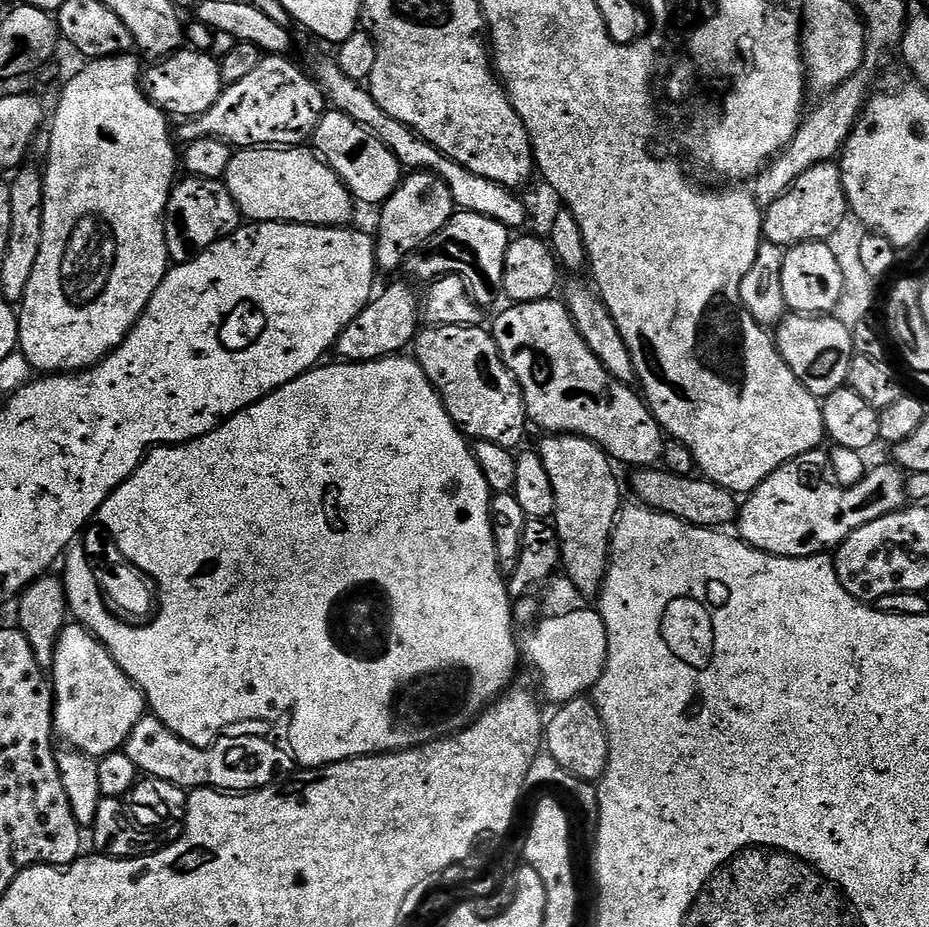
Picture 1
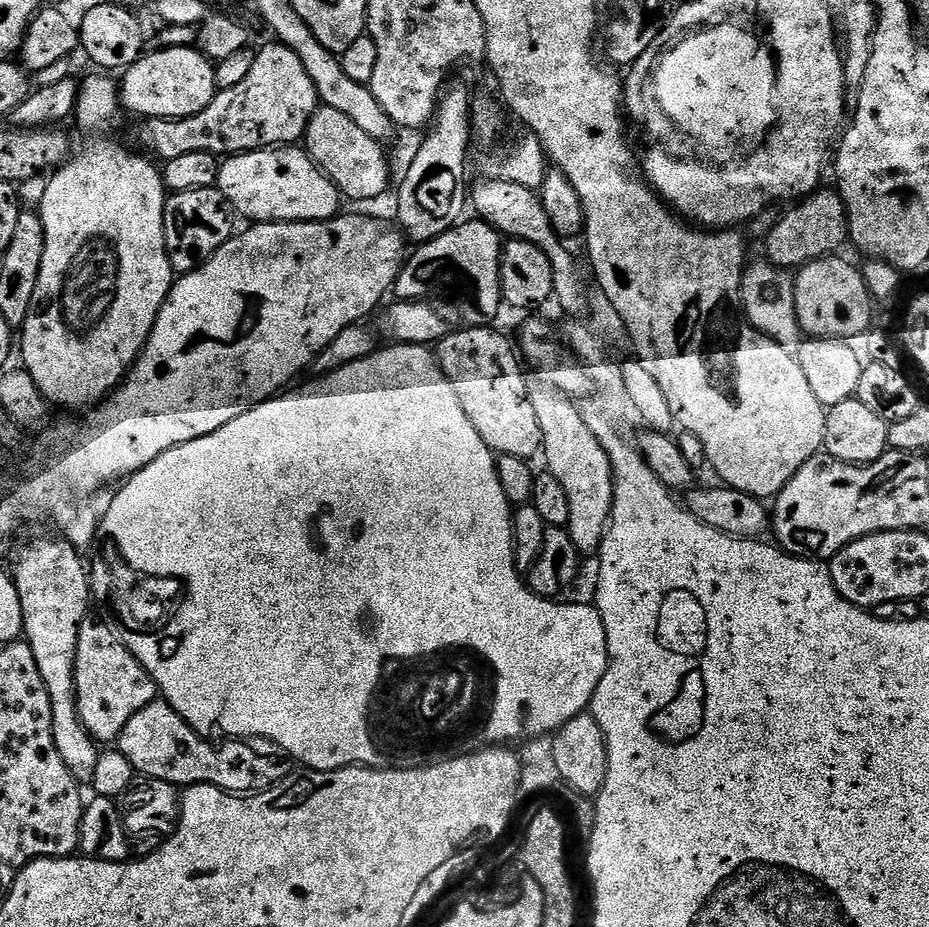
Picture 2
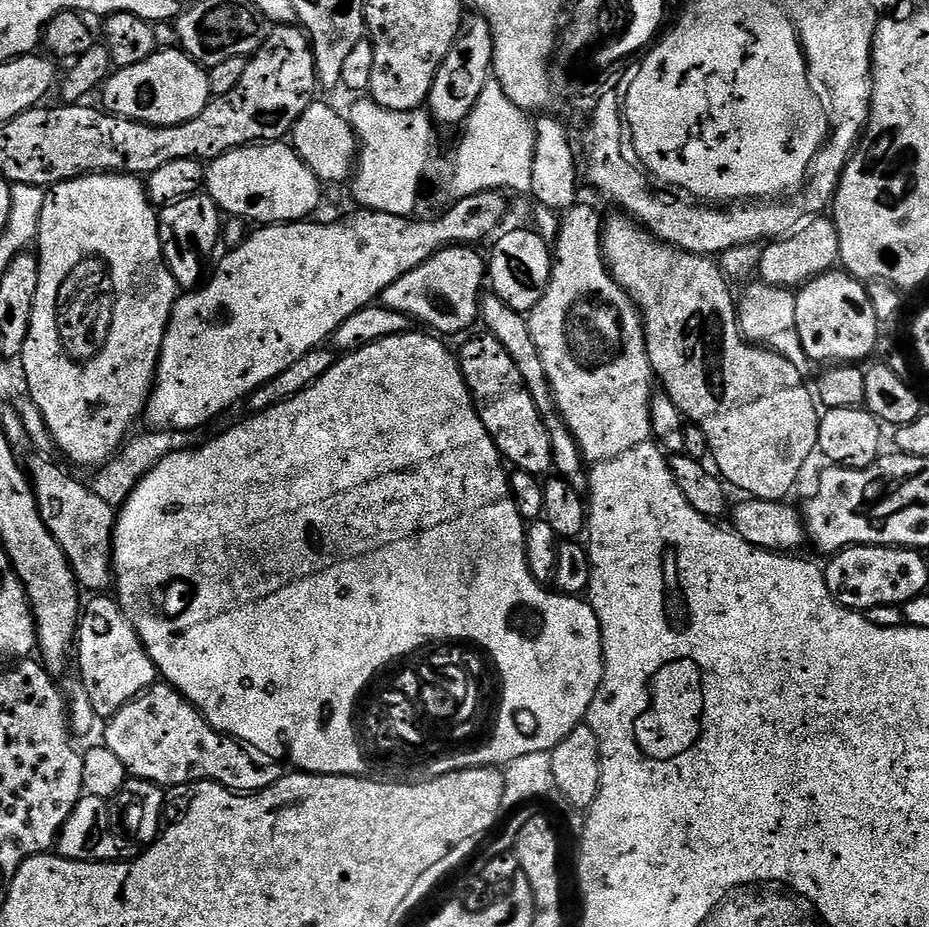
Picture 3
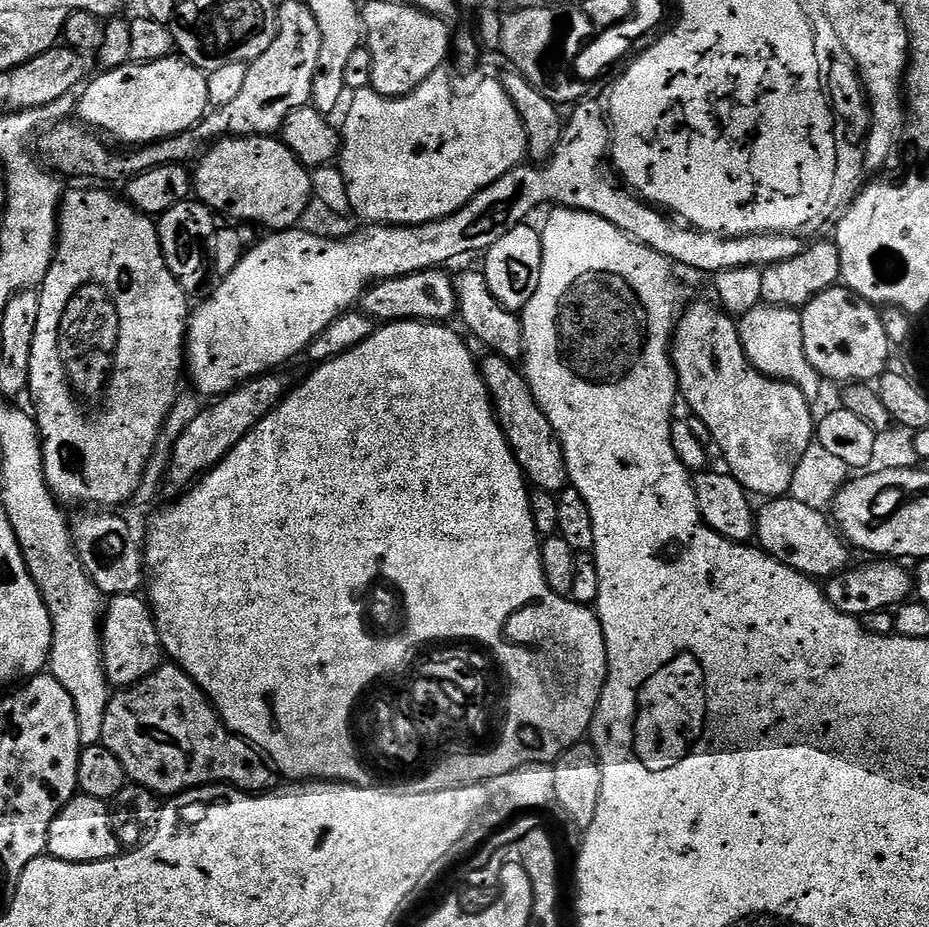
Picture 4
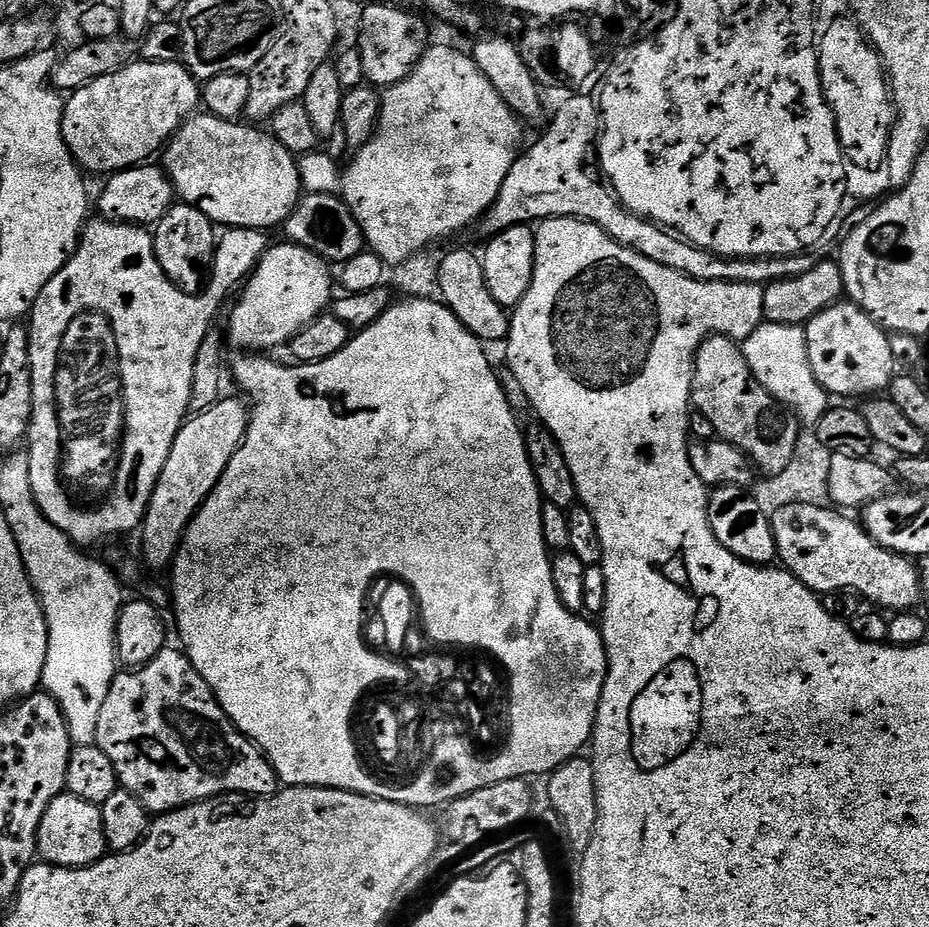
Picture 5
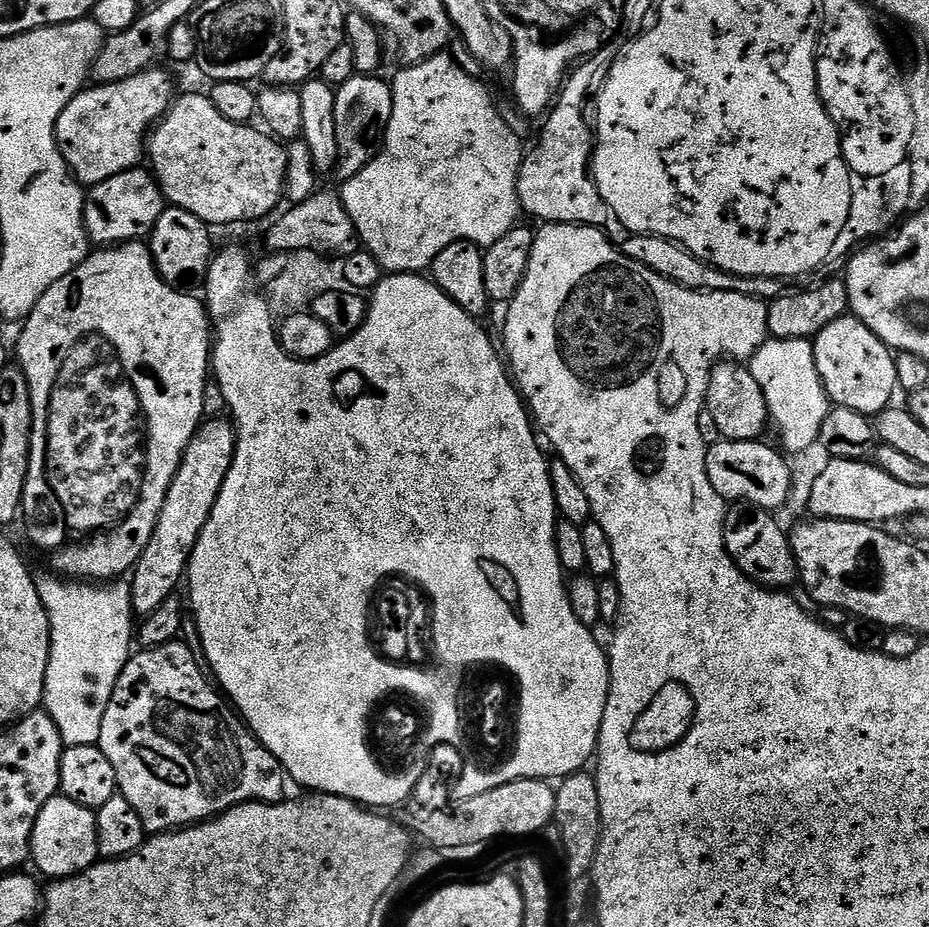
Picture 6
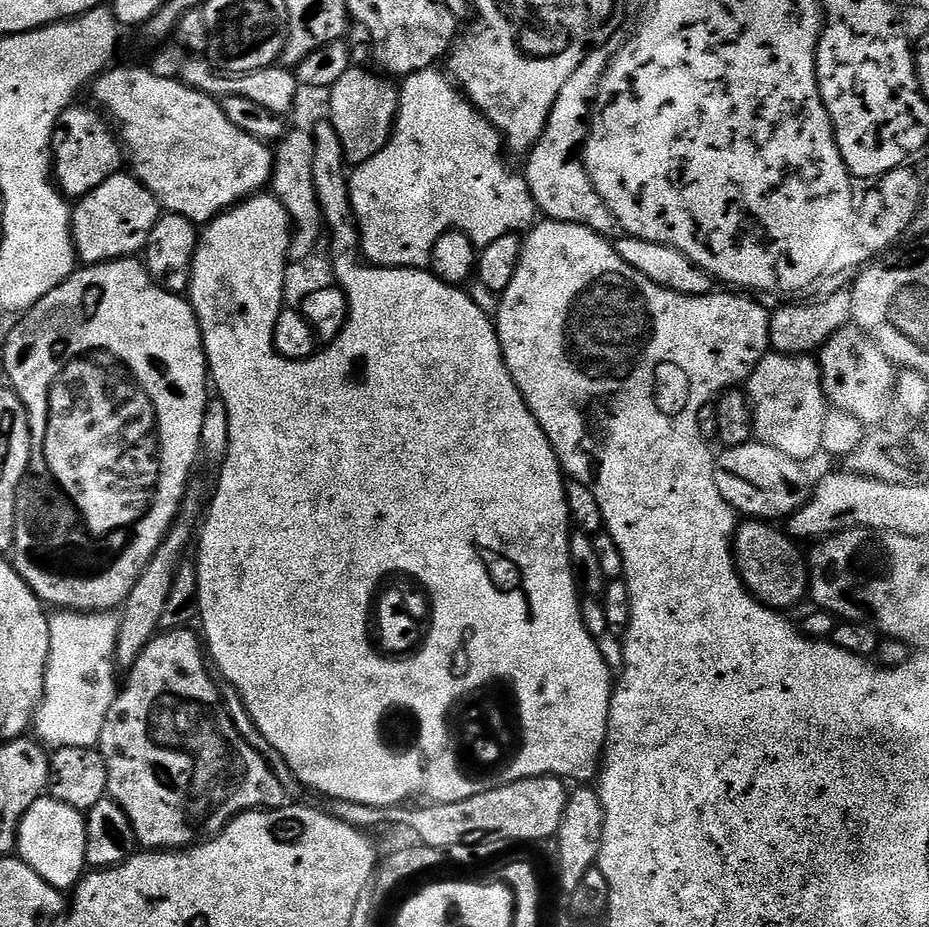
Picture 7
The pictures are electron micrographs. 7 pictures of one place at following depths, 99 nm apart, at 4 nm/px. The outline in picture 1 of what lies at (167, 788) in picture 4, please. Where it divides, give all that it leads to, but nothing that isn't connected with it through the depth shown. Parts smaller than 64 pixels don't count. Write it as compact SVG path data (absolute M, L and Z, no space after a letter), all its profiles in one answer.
M146 714L130 730L130 738L122 750L134 762L137 773L145 777L153 776L185 790L215 788L229 794L243 794L267 788L297 771L291 747L280 744L278 737L268 733L268 728L269 721L250 720L243 725L244 736L234 737L229 744L220 742L211 748L199 748L175 736L158 717Z

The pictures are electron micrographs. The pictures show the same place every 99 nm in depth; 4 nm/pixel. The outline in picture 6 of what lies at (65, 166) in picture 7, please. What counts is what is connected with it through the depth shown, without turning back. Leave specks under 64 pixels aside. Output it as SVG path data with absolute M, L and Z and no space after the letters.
M156 71L139 72L134 74L134 78L126 78L113 84L85 87L56 119L56 144L73 177L81 185L101 184L106 182L106 178L114 178L114 174L141 167L146 156L146 137L150 129L174 103L171 78L164 72Z

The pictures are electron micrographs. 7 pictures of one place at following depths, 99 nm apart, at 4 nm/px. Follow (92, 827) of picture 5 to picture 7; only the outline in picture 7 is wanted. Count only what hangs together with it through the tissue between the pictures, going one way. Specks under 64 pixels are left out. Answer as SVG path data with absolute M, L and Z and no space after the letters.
M45 794L26 810L16 833L19 859L30 865L51 888L75 889L88 868L86 858L86 816L66 802L58 802Z

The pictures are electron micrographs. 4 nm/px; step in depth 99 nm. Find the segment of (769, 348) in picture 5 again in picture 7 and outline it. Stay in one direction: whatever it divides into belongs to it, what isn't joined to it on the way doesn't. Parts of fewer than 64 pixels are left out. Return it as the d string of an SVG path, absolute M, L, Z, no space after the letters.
M769 352L748 377L746 394L752 410L753 435L759 443L772 445L776 450L801 462L822 449L822 425L828 403L819 363L813 357L806 354L787 356L784 353Z

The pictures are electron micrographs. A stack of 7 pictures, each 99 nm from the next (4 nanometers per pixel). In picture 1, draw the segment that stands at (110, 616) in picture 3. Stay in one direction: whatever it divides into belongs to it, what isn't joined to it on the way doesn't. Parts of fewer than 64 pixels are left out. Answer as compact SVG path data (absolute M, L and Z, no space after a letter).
M69 622L58 638L58 646L54 650L54 662L50 669L52 686L52 727L55 735L64 739L63 743L77 752L85 752L87 756L102 757L112 752L119 752L130 738L130 730L138 726L138 722L146 715L146 705L142 690L114 662L110 650L102 646L97 636L85 628L83 624Z

